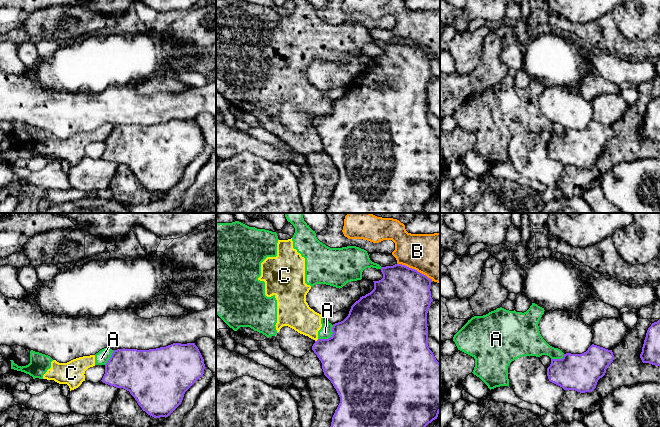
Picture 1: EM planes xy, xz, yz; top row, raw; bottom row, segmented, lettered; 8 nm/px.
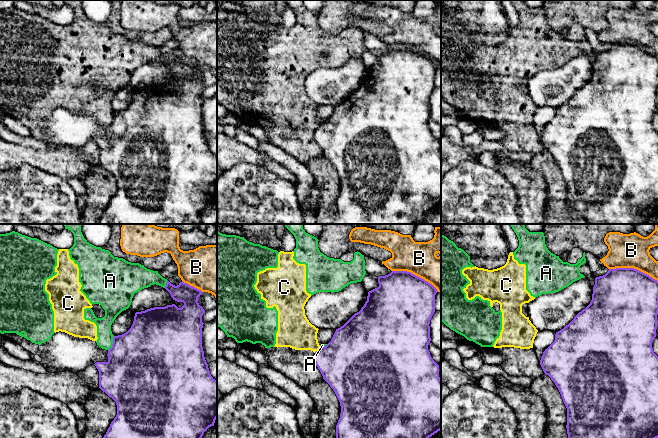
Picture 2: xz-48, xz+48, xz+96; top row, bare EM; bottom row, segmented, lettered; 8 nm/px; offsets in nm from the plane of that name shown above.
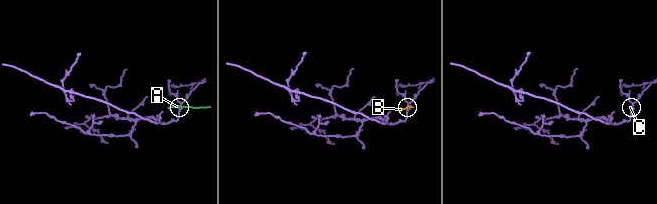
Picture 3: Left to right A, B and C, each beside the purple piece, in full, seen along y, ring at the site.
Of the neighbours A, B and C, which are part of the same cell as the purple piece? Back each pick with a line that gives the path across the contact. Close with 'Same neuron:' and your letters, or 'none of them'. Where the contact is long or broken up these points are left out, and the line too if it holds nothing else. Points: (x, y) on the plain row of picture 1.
Same neuron: none of them

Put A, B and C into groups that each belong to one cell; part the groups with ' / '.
A C / B

